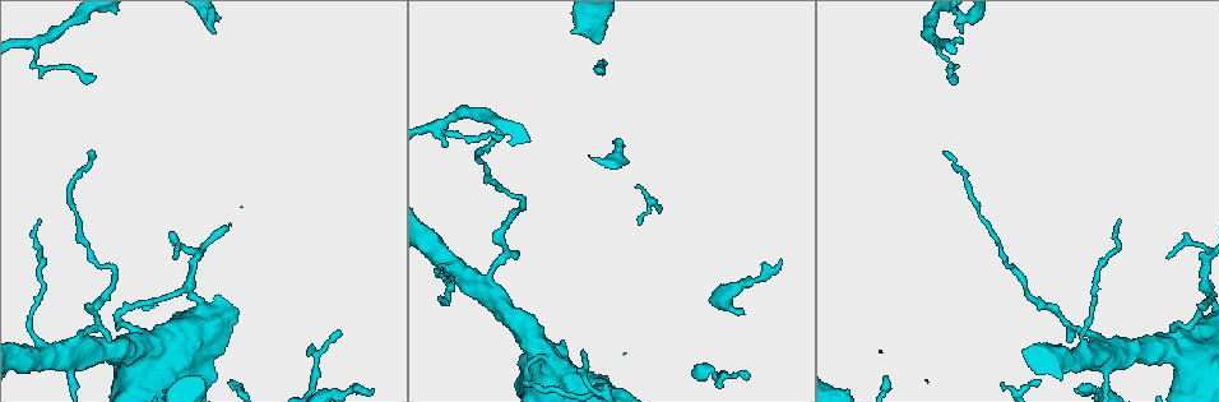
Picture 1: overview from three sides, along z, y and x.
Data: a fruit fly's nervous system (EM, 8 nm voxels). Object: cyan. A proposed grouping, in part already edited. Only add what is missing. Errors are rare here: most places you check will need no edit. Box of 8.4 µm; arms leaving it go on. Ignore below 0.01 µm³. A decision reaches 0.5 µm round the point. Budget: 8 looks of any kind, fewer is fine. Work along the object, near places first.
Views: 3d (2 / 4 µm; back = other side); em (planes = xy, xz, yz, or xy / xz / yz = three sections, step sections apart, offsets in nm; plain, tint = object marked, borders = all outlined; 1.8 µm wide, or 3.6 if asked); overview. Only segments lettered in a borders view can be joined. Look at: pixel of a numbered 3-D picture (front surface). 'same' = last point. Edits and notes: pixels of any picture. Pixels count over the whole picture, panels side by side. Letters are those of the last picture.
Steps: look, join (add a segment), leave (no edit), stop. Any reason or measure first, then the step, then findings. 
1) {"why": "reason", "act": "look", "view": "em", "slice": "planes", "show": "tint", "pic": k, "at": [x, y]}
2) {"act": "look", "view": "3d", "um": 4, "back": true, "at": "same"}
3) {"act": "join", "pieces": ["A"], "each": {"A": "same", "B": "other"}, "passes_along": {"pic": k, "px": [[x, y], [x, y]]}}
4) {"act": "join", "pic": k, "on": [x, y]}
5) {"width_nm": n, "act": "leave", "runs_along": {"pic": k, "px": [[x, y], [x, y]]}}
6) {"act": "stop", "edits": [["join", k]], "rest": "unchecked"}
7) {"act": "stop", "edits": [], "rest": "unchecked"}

{"why": "tapers out", "act": "look", "view": "em", "slice": "xz", "step": 8, "show": "borders", "pic": 1, "at": [94, 151]}

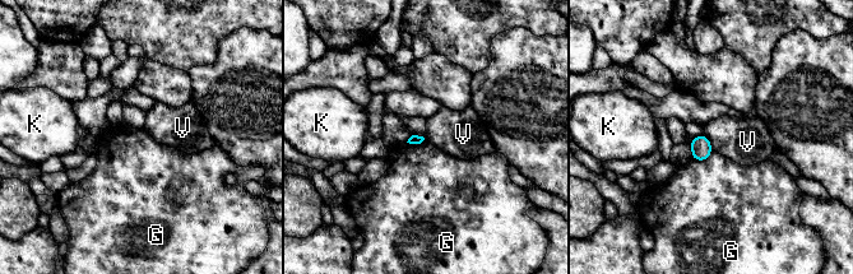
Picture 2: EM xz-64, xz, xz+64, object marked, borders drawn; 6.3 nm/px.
{"act": "look", "view": "em", "slice": "xy", "step": 4, "show": "borders", "at": "same"}

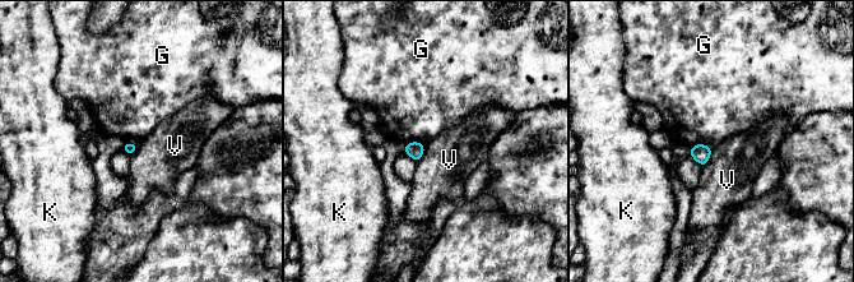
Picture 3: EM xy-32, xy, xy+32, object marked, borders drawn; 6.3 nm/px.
{"longest_contact_nm": ["G", 140], "act": "leave", "each": {"G": "other", "K": "other", "V": "other"}, "border": {"pic": 3, "px": [[713, 148], [709, 161], [702, 167]]}, "found": "no lettered segment goes on from it"}

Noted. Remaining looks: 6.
{"why": "an open end", "act": "look", "view": "em", "slice": "planes", "show": "borders", "pic": 1, "at": [39, 222]}

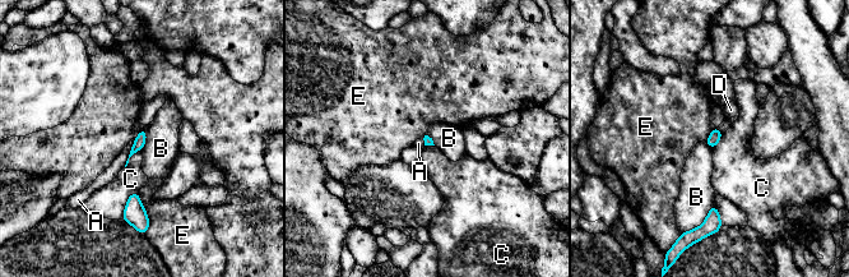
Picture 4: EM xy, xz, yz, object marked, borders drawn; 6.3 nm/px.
{"width_nm": 60, "act": "leave", "each": {"A": "other", "B": "other", "C": "other", "D": "other", "E": "other"}, "border": {"pic": 4, "px": [[135, 138], [124, 166]]}, "found": "no lettered segment goes on from it"}

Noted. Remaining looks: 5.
{"why": "three arms meet", "act": "look", "view": "em", "slice": "yz", "step": 16, "show": "tint", "pic": 1, "at": [963, 43]}

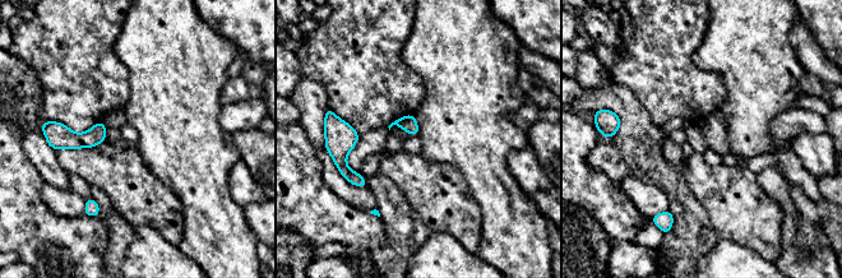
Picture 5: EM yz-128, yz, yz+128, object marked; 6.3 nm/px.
{"why": "cut it another way", "act": "look", "view": "em", "slice": "planes", "show": "borders", "at": "same"}

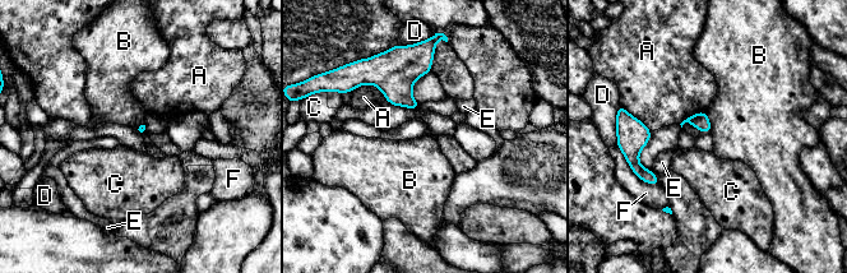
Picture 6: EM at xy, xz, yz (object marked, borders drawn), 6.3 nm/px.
{"act": "leave", "each": {"A": "other", "B": "other", "C": "other", "D": "other", "E": "other", "F": "other"}, "border": {"pic": 6, "px": [[706, 112], [712, 130]]}, "found": "none of them fits"}

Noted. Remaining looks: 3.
{"act": "stop", "edits": [], "rest": "unchecked"}

